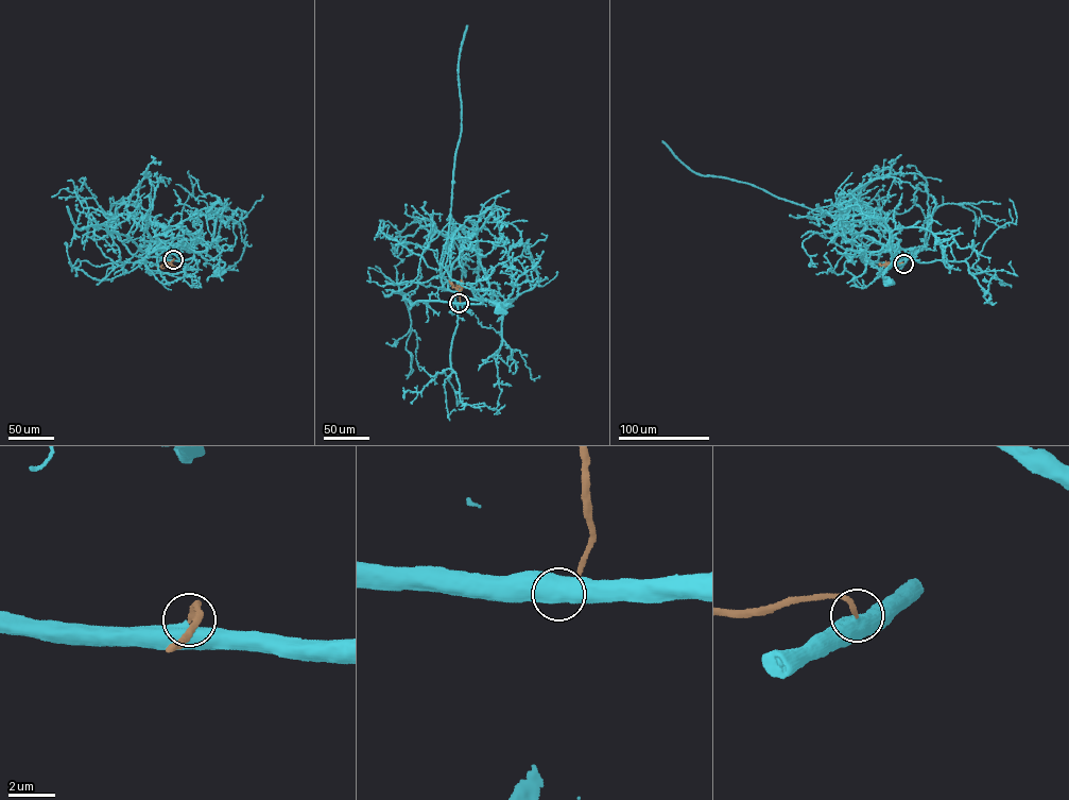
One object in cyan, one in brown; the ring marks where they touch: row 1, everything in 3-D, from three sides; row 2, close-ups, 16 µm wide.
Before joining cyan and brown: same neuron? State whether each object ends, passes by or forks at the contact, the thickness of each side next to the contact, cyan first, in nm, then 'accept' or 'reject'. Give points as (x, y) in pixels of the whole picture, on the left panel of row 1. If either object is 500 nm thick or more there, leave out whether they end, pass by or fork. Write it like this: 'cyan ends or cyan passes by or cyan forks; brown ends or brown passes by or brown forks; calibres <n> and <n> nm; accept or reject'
calibres 650 and 240 nm; accept

